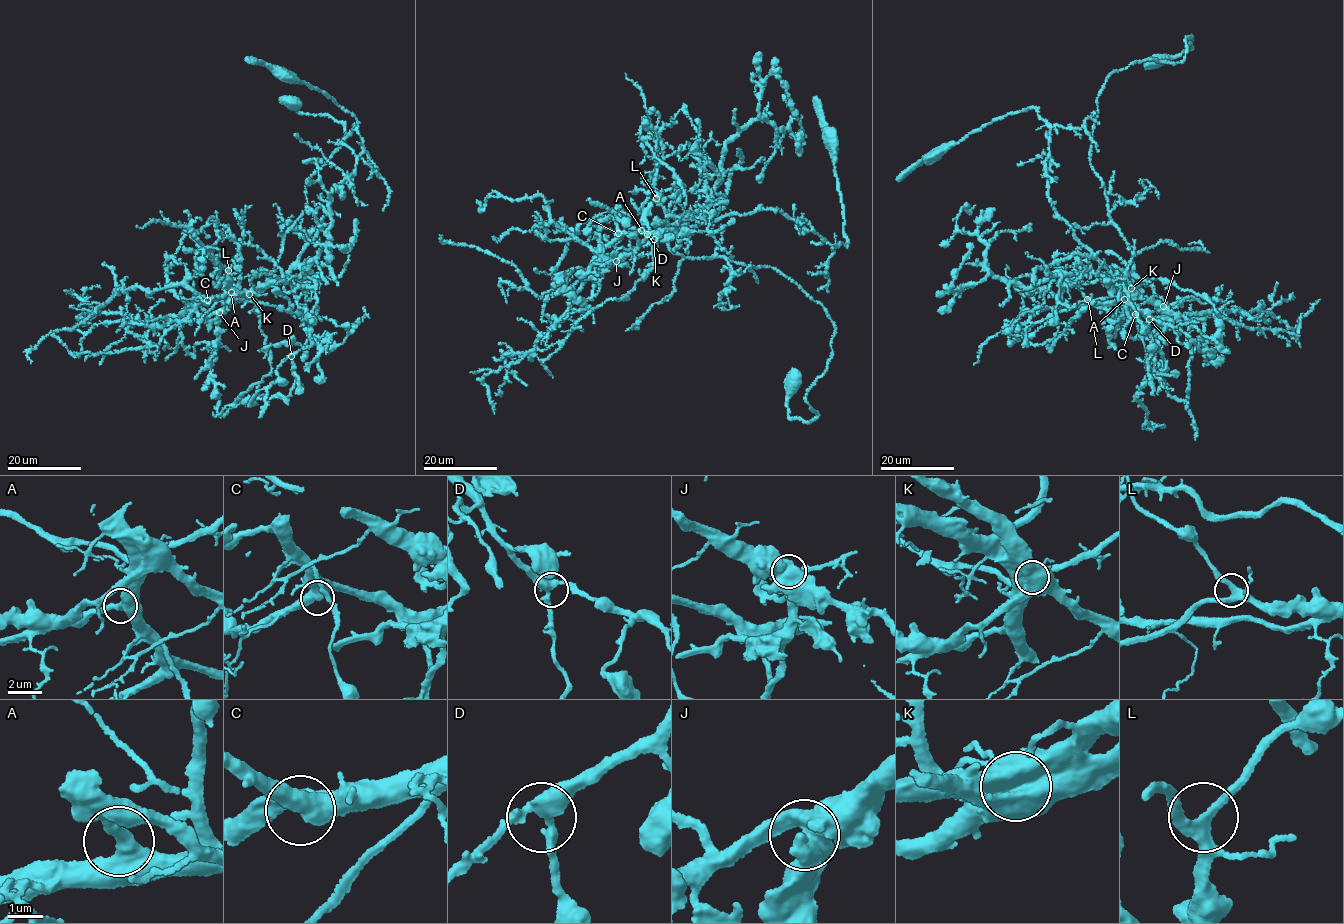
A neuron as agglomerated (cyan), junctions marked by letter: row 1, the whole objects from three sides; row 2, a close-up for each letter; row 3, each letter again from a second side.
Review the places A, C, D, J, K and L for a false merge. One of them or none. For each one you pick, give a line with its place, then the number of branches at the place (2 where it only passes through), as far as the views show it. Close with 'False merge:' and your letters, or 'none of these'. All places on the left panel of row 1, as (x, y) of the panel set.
K: place (249, 294); branches 2
False merge: K

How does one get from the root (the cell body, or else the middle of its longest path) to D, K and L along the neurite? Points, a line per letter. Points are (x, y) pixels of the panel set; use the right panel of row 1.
D: (1157, 62), (1191, 35), (1182, 61), (1111, 73), (1089, 150), (1133, 269), (1103, 264), (1149, 319)
K: (1157, 62), (1189, 50), (1191, 35), (1182, 61), (1149, 59), (1111, 73), (1089, 150), (1129, 247), (1131, 288)
L: (1157, 62), (1191, 35), (1182, 61), (1129, 64), (1098, 96), (1090, 161), (1133, 269), (1122, 297), (1087, 299)

